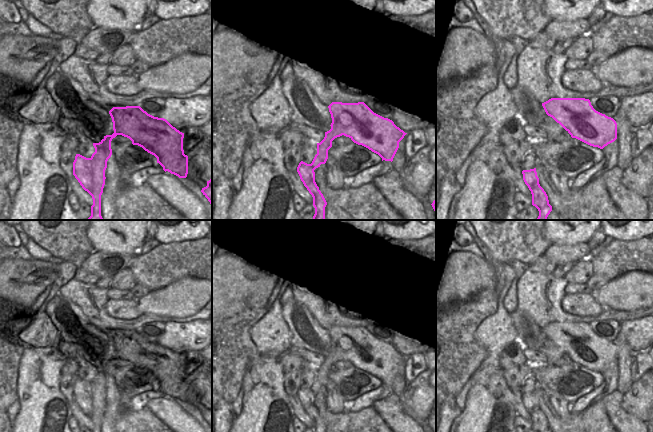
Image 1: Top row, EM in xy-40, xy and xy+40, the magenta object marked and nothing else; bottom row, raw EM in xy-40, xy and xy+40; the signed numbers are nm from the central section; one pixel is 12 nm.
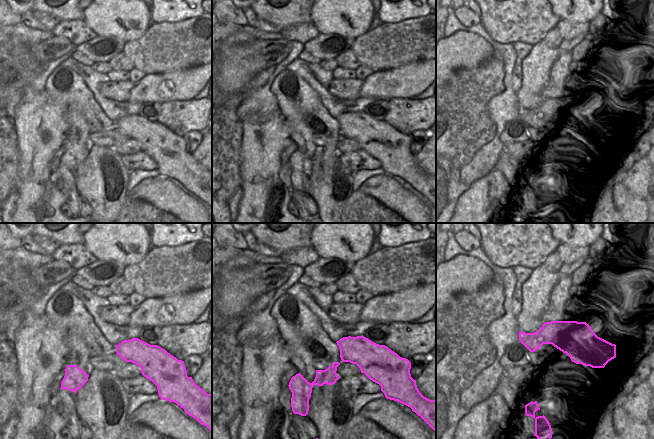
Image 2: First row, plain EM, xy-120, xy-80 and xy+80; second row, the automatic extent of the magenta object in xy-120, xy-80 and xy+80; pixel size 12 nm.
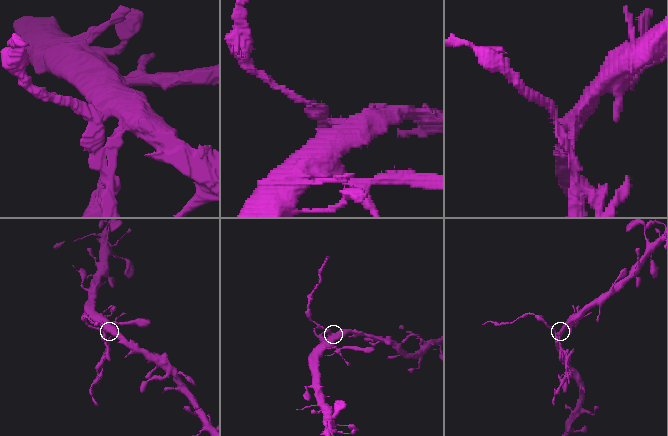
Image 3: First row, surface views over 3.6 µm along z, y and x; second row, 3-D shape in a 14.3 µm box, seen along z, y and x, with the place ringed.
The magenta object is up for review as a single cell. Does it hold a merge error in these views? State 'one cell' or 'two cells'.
two cells

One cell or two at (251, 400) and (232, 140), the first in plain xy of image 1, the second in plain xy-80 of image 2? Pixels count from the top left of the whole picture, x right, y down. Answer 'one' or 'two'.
two

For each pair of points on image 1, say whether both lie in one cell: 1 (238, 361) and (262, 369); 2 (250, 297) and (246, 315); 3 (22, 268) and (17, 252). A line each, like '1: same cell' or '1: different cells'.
1: different cells
2: different cells
3: different cells

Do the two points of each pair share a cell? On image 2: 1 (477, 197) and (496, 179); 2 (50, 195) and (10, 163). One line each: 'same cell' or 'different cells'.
1: same cell
2: different cells

